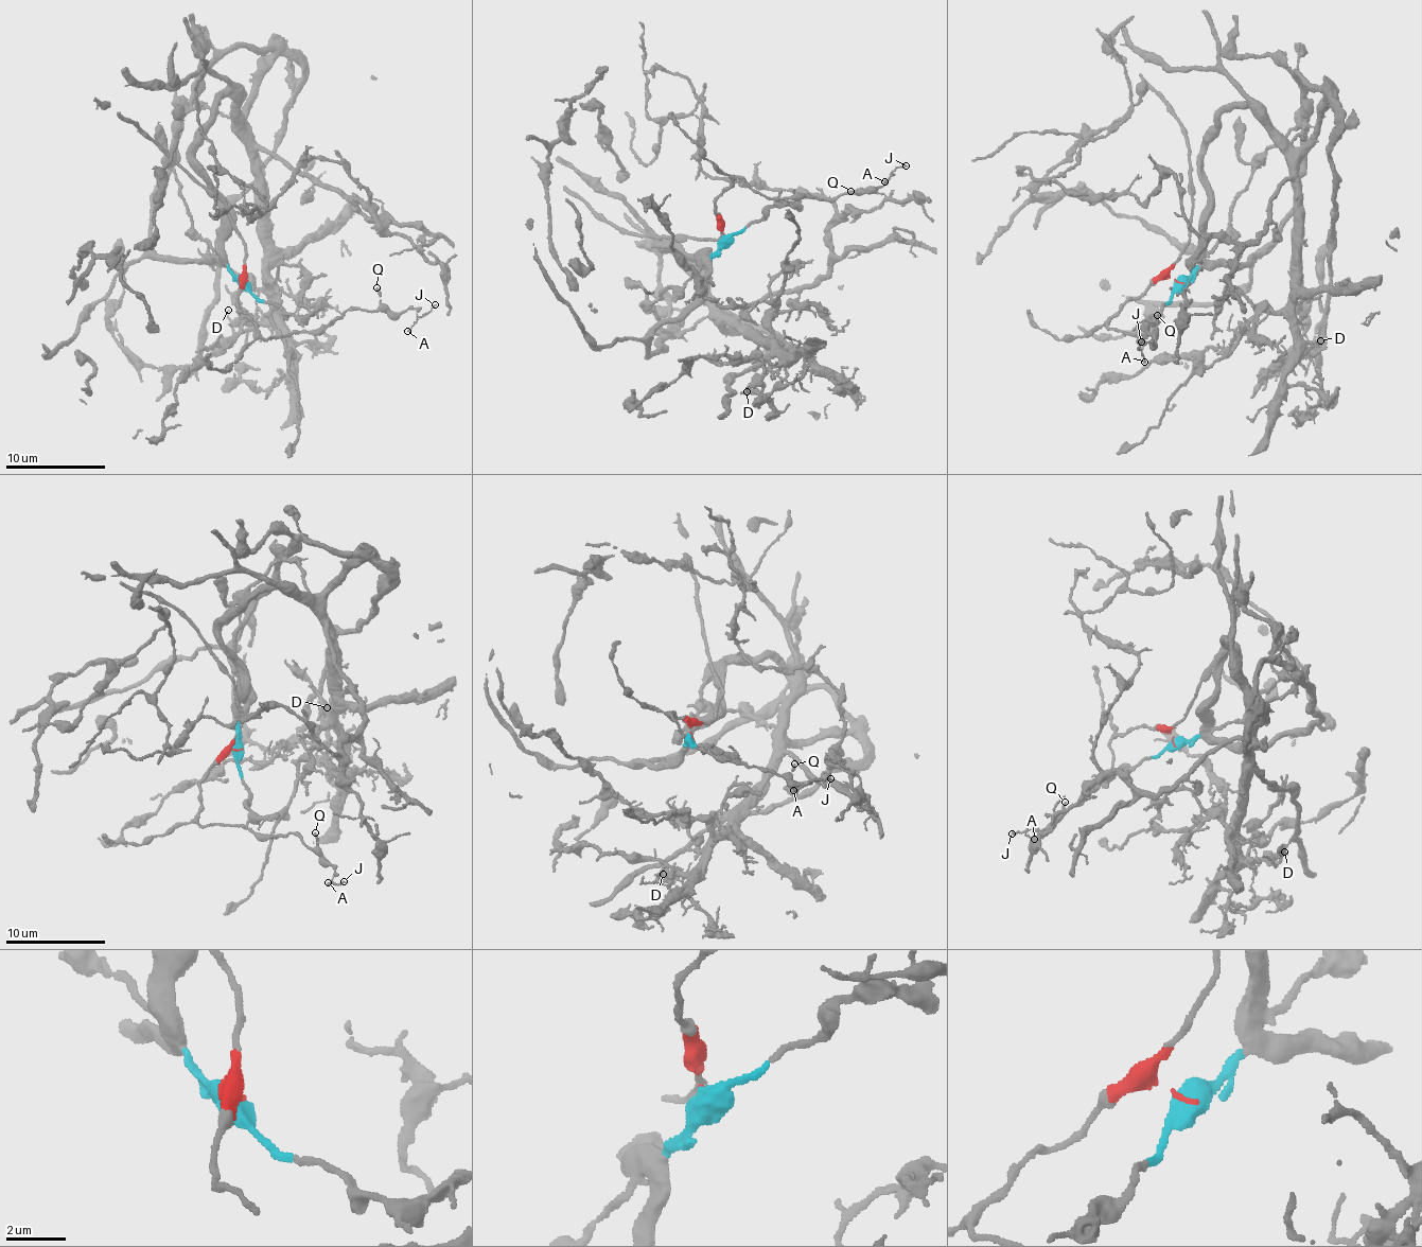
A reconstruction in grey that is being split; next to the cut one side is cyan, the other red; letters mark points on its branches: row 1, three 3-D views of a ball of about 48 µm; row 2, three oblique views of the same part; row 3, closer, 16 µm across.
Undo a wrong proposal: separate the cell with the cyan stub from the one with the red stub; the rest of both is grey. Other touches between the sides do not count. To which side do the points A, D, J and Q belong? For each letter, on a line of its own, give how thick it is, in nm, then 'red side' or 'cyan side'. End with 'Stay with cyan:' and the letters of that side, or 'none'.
A: 90 nm | red side
D: 140 nm | cyan side
J: 100 nm | red side
Q: 160 nm | red side
Stay with cyan: D

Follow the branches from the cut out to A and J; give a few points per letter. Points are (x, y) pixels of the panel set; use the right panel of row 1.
A: (1179, 282), (1161, 277), (1108, 326), (1143, 340), (1155, 329), (1145, 363)
J: (1179, 282), (1161, 277), (1118, 312), (1109, 328), (1143, 340), (1155, 329), (1155, 345), (1140, 349), (1140, 343)

